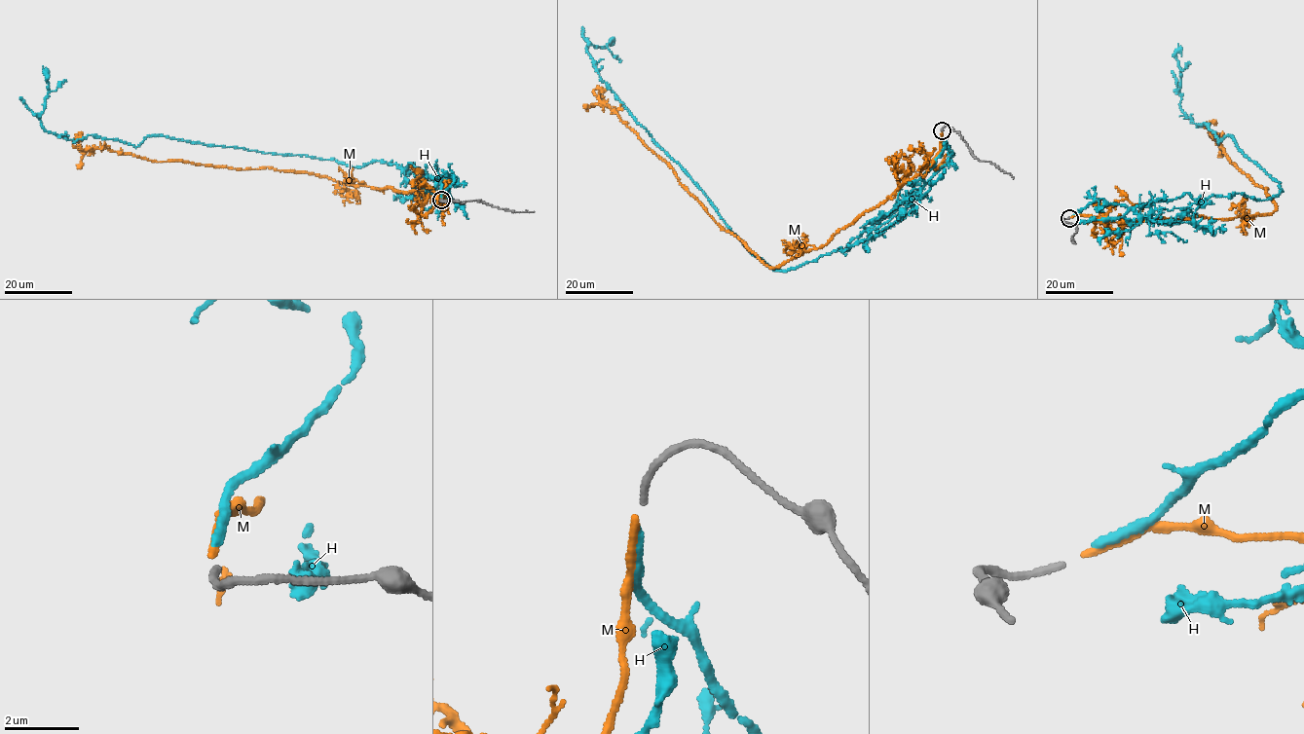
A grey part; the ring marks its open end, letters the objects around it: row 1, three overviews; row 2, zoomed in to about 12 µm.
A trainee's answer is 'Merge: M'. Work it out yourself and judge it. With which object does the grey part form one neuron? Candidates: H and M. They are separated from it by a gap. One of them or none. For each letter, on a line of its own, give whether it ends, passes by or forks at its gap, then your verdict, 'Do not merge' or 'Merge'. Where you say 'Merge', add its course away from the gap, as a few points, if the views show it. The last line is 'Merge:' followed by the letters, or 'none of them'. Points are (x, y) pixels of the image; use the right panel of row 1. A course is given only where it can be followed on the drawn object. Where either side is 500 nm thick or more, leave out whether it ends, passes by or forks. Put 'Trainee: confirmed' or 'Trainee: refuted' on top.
Trainee: confirmed
H: It ends there. Do not merge
M: It ends there. Merge. Its course: (1071, 216), (1120, 222), (1226, 218), (1275, 210), (1267, 188), (1238, 168), (1211, 137), (1207, 126), (1216, 124)
Merge: M

